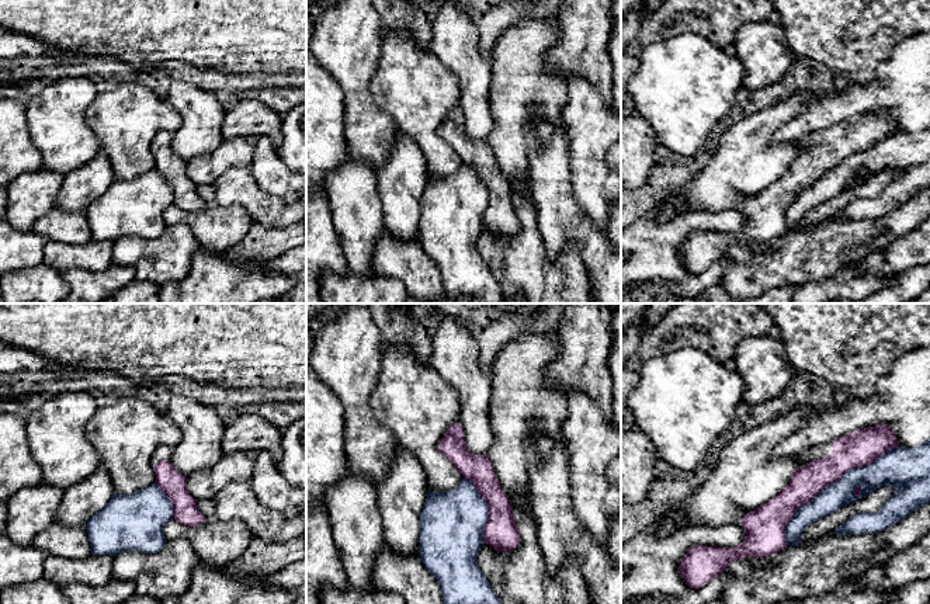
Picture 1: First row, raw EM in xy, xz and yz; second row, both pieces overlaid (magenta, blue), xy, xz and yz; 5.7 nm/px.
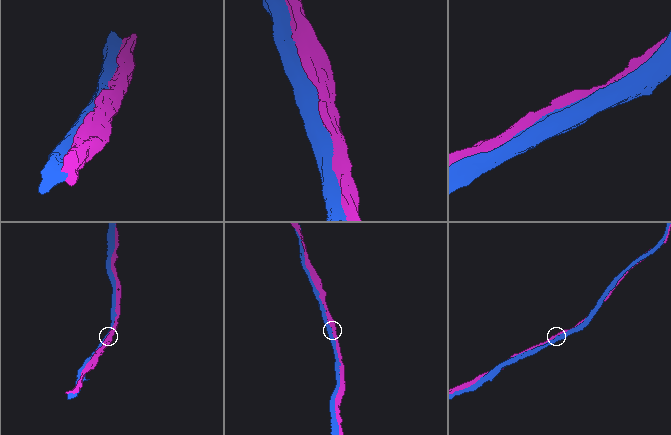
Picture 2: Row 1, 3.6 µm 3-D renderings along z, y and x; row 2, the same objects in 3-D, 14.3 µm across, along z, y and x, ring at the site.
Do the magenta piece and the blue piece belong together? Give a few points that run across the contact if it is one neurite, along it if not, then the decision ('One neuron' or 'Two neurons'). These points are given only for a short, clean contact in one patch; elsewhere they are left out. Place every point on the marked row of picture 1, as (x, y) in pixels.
Two neurons

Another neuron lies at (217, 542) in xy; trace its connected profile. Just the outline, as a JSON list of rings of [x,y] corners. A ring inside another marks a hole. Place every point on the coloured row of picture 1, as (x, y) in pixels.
[[[198,499],[197,507],[207,521],[188,527],[171,518],[163,528],[166,539],[187,539],[209,566],[225,567],[239,559],[254,538],[249,527],[242,520],[218,520],[214,499]]]

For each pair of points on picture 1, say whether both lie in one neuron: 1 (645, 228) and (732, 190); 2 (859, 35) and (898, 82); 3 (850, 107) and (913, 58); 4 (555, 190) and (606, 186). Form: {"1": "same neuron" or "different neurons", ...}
{"1": "different neurons", "2": "different neurons", "3": "same neuron", "4": "different neurons"}

